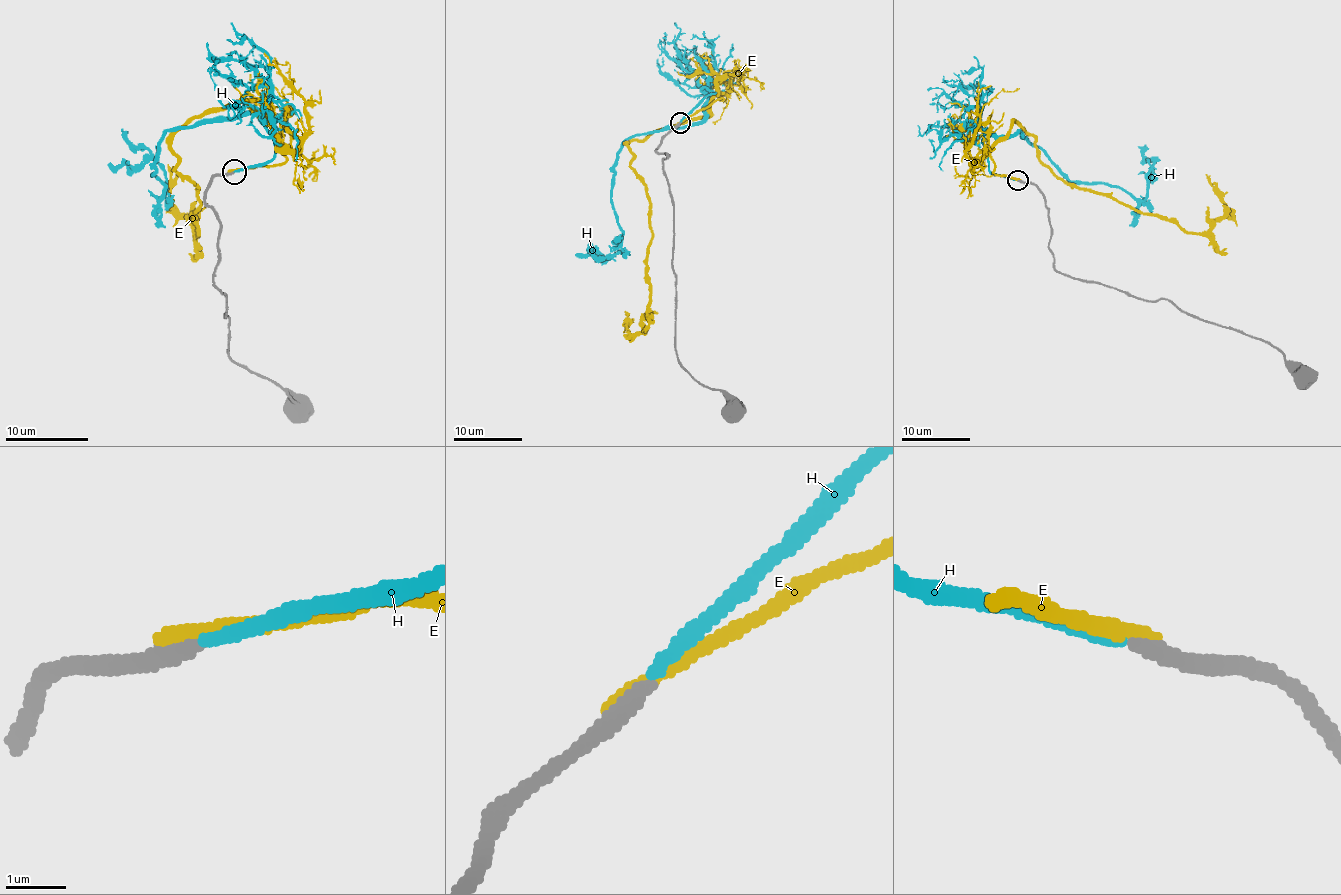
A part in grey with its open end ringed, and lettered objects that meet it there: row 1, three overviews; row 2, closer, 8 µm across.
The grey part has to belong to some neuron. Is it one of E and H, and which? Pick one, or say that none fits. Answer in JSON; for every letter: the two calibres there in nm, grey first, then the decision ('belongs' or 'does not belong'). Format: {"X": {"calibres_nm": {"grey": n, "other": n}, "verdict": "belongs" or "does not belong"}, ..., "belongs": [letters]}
{"E": {"calibres_nm": {"grey": 340, "other": 260}, "verdict": "does not belong"}, "H": {"calibres_nm": {"grey": 280, "other": 220}, "verdict": "belongs"}, "belongs": ["H"]}

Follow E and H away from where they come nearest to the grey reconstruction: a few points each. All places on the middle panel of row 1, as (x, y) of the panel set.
E: (677, 124), (723, 99), (627, 144), (651, 244), (642, 328), (627, 328), (625, 311)
H: (680, 122), (713, 93), (704, 87), (699, 122), (623, 143), (611, 208), (623, 251), (586, 251)

